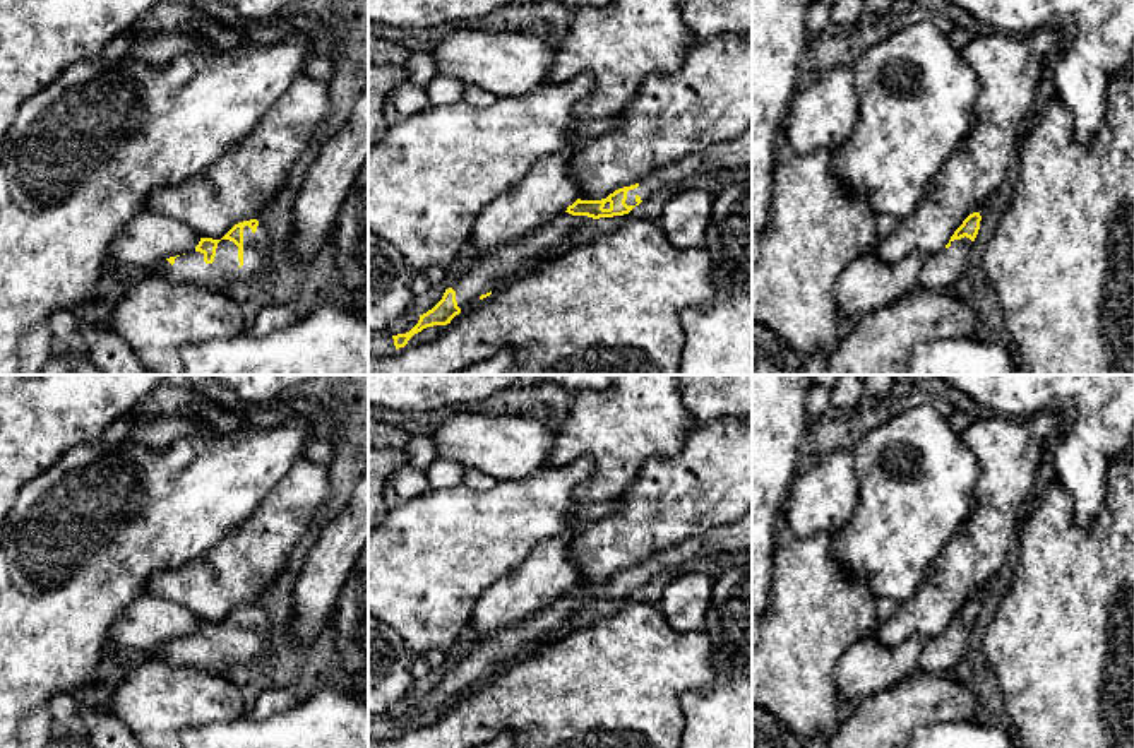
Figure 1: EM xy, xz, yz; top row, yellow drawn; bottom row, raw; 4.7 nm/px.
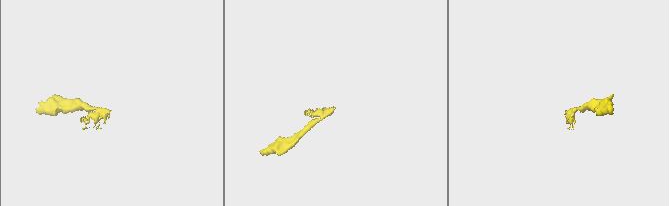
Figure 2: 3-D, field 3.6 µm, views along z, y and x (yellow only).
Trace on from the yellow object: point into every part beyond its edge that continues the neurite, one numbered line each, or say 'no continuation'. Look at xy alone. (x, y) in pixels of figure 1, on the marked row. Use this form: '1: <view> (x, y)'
1: xy (190, 269)

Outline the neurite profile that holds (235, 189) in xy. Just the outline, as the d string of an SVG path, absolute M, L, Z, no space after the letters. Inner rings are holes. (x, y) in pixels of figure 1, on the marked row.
M296 75L252 134L204 173L156 188L147 211L182 221L199 238L221 240L276 197L329 111L329 84Z

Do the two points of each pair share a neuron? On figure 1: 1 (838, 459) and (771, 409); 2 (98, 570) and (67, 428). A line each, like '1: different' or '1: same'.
1: different
2: different

